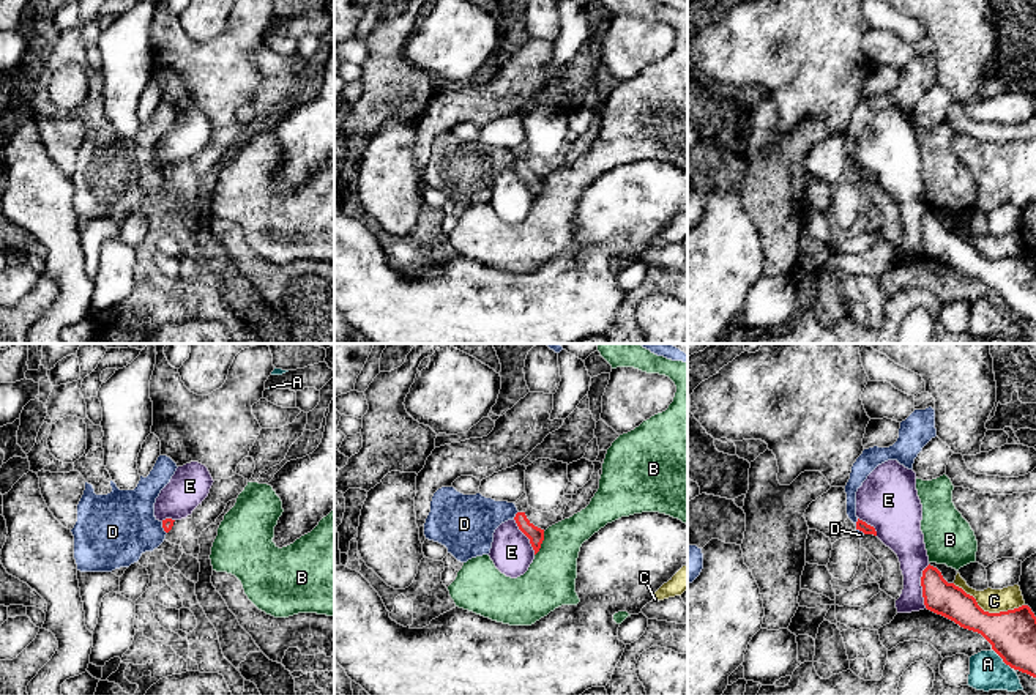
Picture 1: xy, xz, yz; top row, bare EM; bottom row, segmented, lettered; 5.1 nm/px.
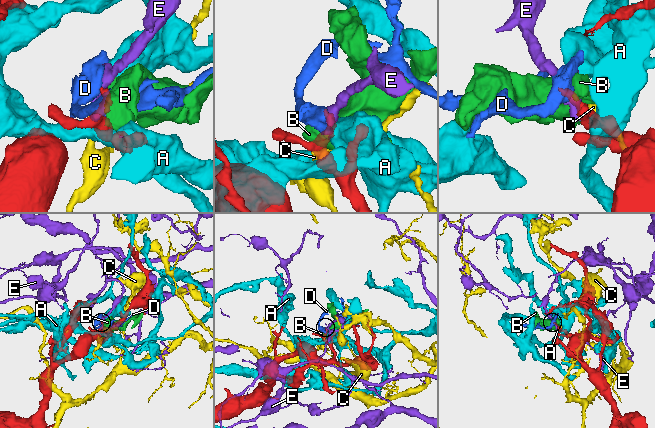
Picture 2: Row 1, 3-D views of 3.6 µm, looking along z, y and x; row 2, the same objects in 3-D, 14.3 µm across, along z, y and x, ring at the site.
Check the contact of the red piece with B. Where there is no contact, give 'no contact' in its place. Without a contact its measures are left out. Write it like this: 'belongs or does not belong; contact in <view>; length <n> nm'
does not belong; contact in xz; length 140 nm

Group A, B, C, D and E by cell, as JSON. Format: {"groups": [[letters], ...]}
{"groups": [["A"], ["B"], ["C"], ["D"], ["E"]]}

